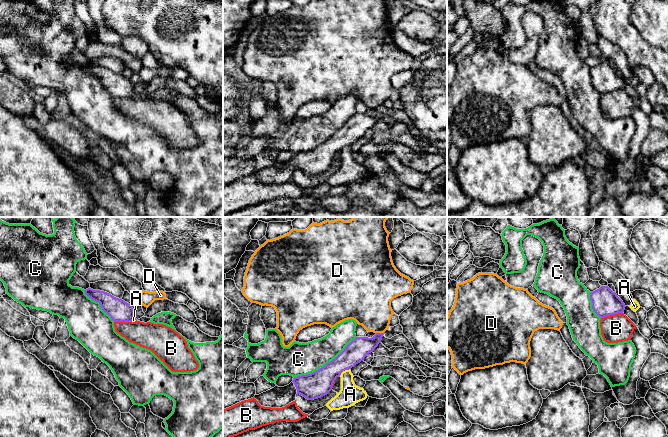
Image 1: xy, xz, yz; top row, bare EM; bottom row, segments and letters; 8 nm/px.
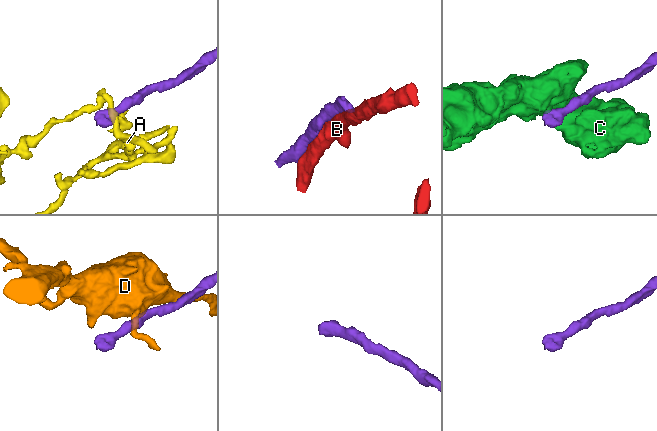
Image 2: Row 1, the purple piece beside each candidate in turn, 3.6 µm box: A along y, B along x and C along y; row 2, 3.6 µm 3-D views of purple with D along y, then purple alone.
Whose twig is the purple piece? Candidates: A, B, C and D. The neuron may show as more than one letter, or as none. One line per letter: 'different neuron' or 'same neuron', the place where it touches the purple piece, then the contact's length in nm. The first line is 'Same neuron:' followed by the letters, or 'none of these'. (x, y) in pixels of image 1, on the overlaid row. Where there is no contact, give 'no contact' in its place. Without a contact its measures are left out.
Same neuron: none of these
A: different neuron | xz (344, 370) | 110 nm
B: different neuron | yz (611, 314) | 180 nm
C: different neuron | xz (326, 364) | 600 nm
D: different neuron | xz (379, 333) | 60 nm

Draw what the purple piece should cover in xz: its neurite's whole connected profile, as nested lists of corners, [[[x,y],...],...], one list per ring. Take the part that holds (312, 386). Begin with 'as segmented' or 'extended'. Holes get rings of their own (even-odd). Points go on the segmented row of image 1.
extended | [[[376,333],[372,338],[356,337],[345,349],[332,361],[319,370],[293,378],[293,381],[284,387],[277,385],[254,398],[261,406],[282,408],[296,400],[298,394],[308,400],[318,399],[327,395],[334,381],[345,370],[349,370],[378,346],[383,333]]]

